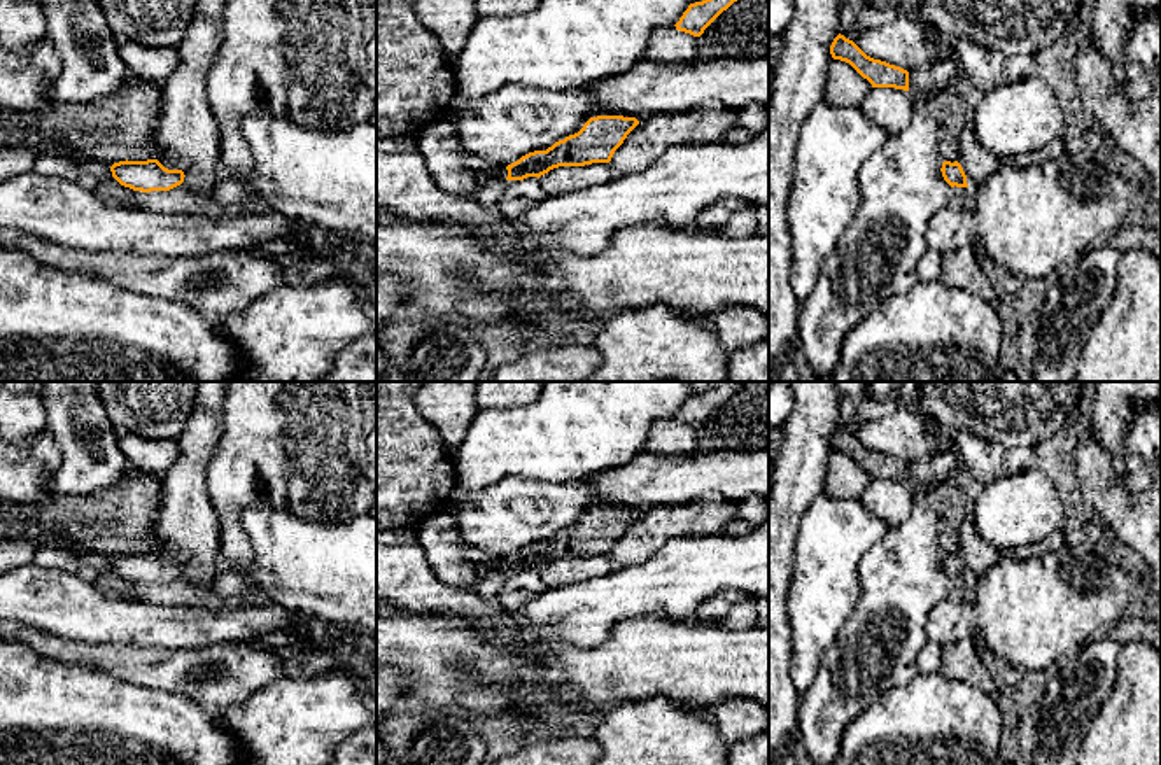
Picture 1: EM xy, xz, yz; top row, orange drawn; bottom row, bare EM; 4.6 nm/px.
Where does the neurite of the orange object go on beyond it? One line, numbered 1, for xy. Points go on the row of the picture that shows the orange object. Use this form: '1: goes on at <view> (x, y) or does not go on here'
1: does not go on here

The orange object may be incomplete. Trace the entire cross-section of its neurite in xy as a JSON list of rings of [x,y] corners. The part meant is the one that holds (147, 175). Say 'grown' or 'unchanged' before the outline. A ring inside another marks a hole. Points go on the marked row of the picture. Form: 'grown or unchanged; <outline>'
unchanged; [[[158,159],[119,161],[110,166],[112,177],[133,191],[170,191],[184,182],[182,170],[168,170]]]

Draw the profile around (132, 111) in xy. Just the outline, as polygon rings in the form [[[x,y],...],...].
[[[130,77],[114,93],[91,103],[53,102],[46,109],[0,109],[0,147],[30,147],[35,152],[77,154],[112,166],[119,161],[156,159],[159,151],[152,142],[163,103],[163,86]]]

